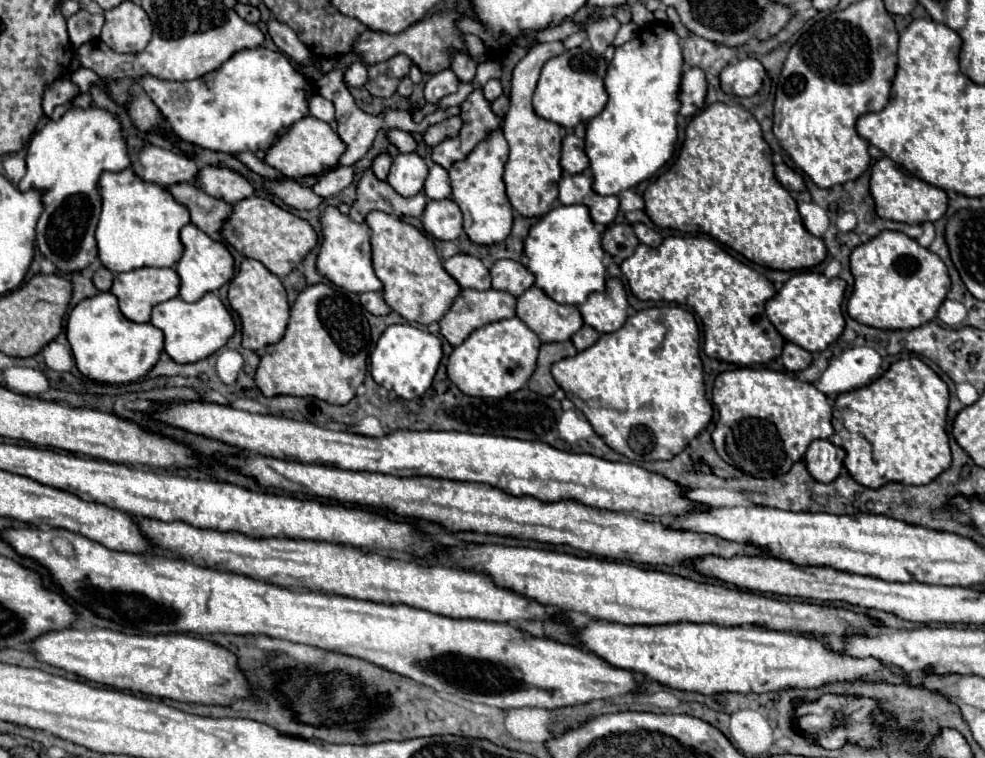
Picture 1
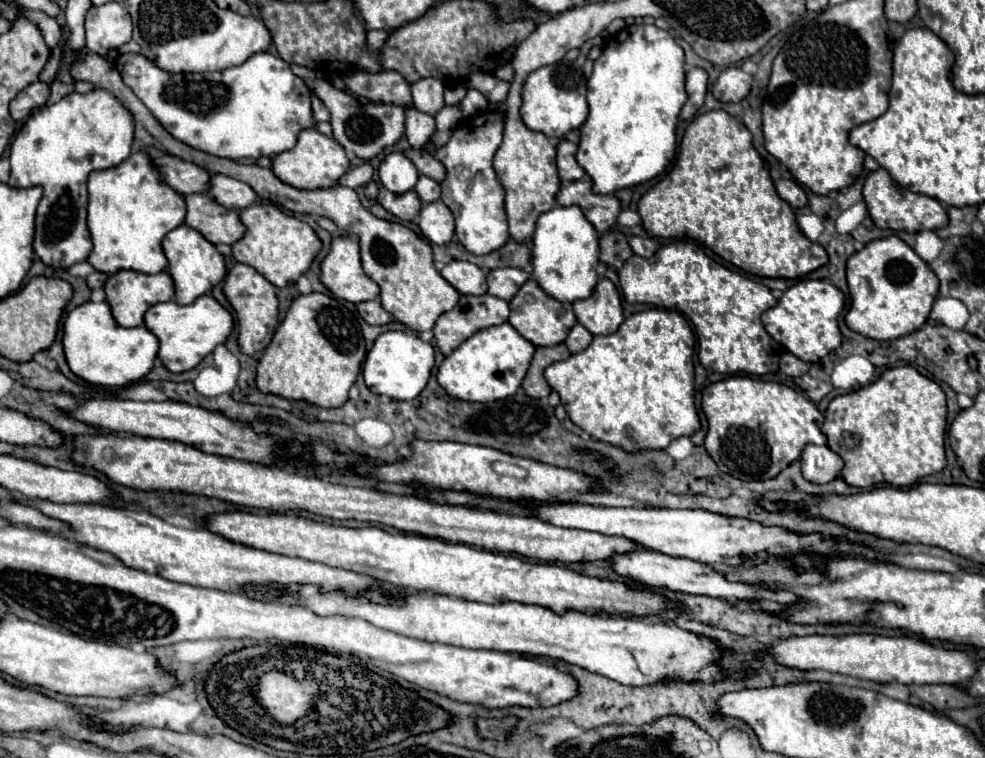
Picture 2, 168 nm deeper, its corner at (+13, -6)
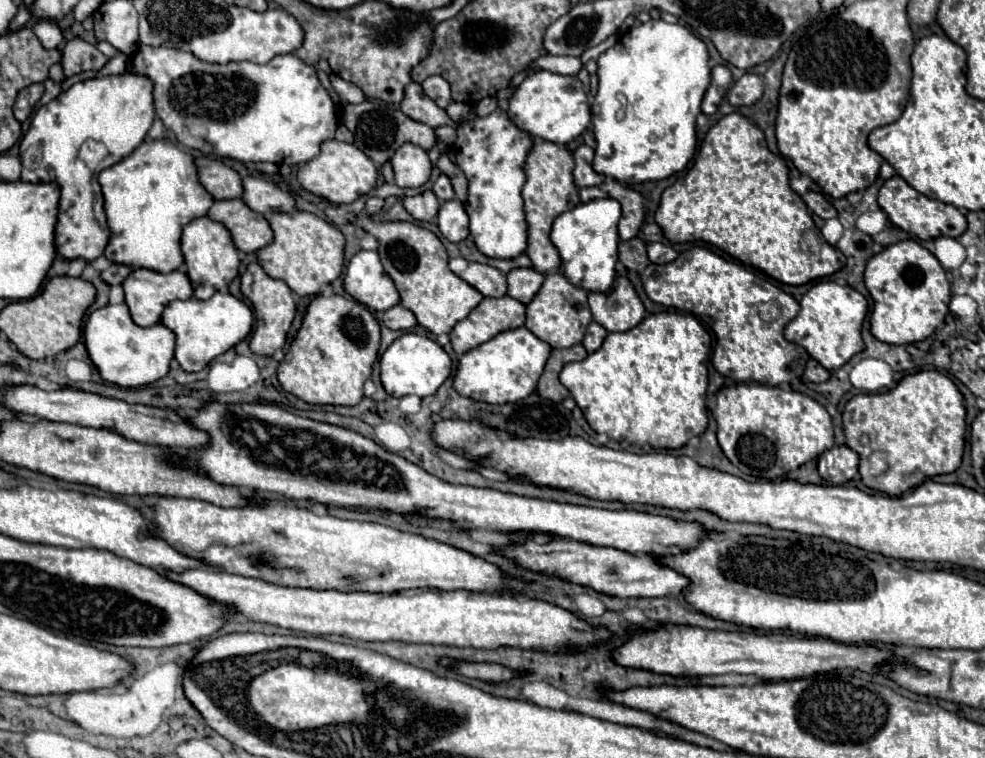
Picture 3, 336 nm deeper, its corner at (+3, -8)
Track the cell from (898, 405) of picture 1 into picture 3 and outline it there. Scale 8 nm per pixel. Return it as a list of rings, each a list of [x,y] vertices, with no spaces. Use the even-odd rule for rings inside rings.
[[[921,370],[903,376],[895,388],[879,394],[857,394],[843,410],[845,444],[861,458],[859,474],[865,486],[901,496],[937,474],[961,466],[965,446],[963,396],[945,374]]]

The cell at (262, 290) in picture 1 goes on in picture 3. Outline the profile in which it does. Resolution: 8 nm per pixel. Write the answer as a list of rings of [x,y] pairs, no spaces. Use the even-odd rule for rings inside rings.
[[[251,262],[245,270],[245,274],[241,276],[241,294],[253,304],[253,310],[255,310],[255,330],[249,340],[251,352],[255,352],[259,356],[271,356],[275,350],[283,348],[283,344],[287,340],[287,332],[289,332],[293,316],[295,316],[293,292],[283,280],[269,278],[257,262]]]

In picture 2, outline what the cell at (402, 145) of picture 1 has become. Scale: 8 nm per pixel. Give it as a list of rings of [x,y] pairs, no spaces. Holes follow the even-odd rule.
[[[409,148],[409,150],[405,150],[405,154],[413,160],[415,168],[419,170],[419,174],[429,176],[429,178],[433,178],[437,182],[443,182],[445,180],[445,166],[431,152]]]

